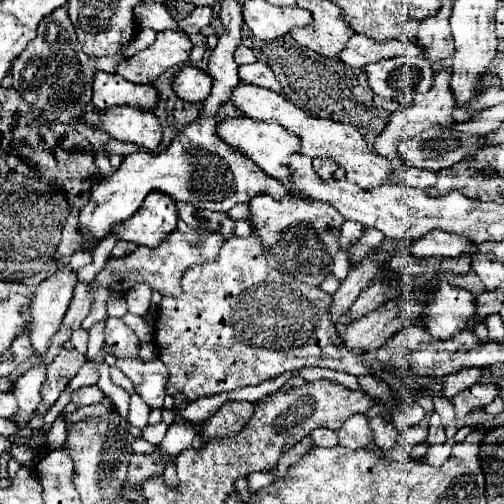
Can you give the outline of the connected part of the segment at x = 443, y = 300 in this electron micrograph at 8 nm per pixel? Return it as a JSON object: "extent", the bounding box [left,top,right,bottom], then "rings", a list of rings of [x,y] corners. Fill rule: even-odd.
{"extent":[412,280,476,340],"rings":[[[442,280],[436,286],[432,304],[426,308],[426,316],[414,318],[412,322],[424,320],[424,326],[434,338],[448,340],[454,334],[468,330],[474,318],[476,318],[476,296],[464,288],[452,286],[446,280]]]}

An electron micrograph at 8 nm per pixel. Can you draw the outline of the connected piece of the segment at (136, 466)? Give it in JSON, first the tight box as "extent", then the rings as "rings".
{"extent":[128,454,164,484],"rings":[[[134,454],[128,466],[128,480],[132,484],[136,482],[144,482],[150,476],[158,476],[164,472],[164,462],[158,456],[142,456],[142,454]]]}

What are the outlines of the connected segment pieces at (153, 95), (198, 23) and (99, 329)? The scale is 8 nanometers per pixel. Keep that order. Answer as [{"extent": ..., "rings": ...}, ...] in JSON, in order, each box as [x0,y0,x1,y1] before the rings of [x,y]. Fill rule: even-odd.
[{"extent":[94,72,158,110],"rings":[[[96,72],[94,74],[94,106],[96,110],[108,110],[118,104],[130,104],[140,110],[154,110],[158,92],[152,84],[130,84],[118,74]]]},{"extent":[178,10,214,34],"rings":[[[212,10],[212,16],[190,16],[186,20],[178,20],[178,24],[184,32],[194,34],[194,32],[200,32],[204,26],[210,26],[212,18],[214,18],[214,10]]]},{"extent":[86,322,104,360],"rings":[[[104,322],[96,324],[94,328],[90,328],[88,334],[90,334],[90,340],[88,340],[88,352],[86,352],[86,356],[92,360],[100,352],[100,348],[104,344]]]}]

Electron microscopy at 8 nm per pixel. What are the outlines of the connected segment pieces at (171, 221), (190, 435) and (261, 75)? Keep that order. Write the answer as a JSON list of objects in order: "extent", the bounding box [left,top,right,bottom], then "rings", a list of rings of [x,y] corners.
[{"extent":[114,192,178,248],"rings":[[[150,192],[136,214],[118,226],[114,226],[114,234],[122,240],[134,242],[138,246],[154,248],[158,246],[170,230],[178,224],[178,210],[174,198],[162,192]]]},{"extent":[160,422,200,456],"rings":[[[194,422],[194,428],[184,426],[184,424],[170,424],[168,432],[166,432],[166,438],[160,442],[160,448],[164,452],[168,452],[170,456],[178,456],[182,450],[192,446],[194,436],[198,434],[198,424],[200,422]]]},{"extent":[238,62,286,98],"rings":[[[254,62],[254,64],[240,66],[238,74],[240,74],[242,82],[270,88],[270,90],[274,90],[278,94],[284,94],[284,98],[286,98],[286,92],[282,90],[282,84],[274,78],[274,72],[270,72],[270,66],[266,66],[266,62]]]}]

